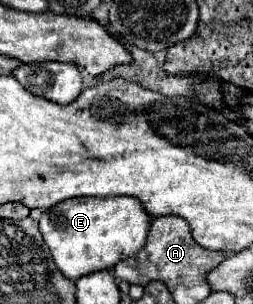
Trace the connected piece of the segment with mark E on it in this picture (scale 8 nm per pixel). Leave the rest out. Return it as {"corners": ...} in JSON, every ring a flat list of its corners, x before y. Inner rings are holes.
{"corners":[[78,197,44,211,40,233,60,273,76,281,82,275,112,269,118,261,138,253,146,243,148,219,148,213,134,197]]}

